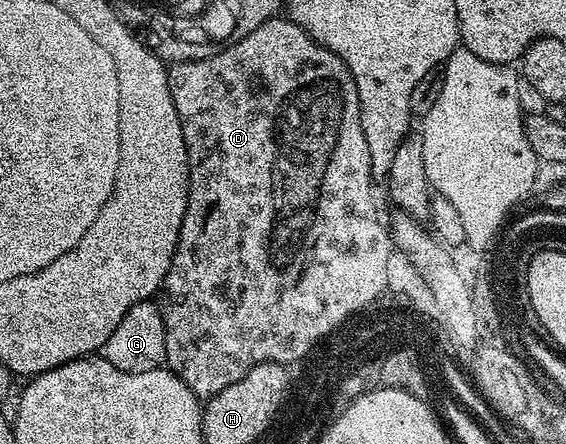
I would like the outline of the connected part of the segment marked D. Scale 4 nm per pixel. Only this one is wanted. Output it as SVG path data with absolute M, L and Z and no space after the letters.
M275 16L266 20L245 39L235 39L231 44L217 49L216 54L209 58L171 63L168 66L168 83L170 84L170 96L174 100L174 108L178 108L178 120L182 124L182 132L186 140L188 203L186 204L186 216L182 220L182 228L174 252L174 260L170 264L158 291L158 305L162 316L162 324L165 325L164 361L167 369L179 376L182 384L186 384L186 388L190 388L190 392L194 392L197 398L201 400L207 400L218 392L222 392L222 388L234 384L234 380L242 380L242 376L246 372L250 372L250 368L254 368L259 362L284 364L288 363L286 360L296 362L299 358L306 357L308 353L309 357L316 346L312 338L320 338L320 334L324 334L324 330L328 330L328 326L336 326L336 322L340 322L340 318L344 318L344 314L348 314L348 310L356 310L356 306L360 306L360 302L368 302L368 298L372 298L372 294L376 294L376 290L380 290L380 282L384 282L384 264L378 264L380 260L376 260L376 262L370 260L370 250L372 250L370 248L370 222L374 224L374 218L381 218L382 216L374 216L374 211L378 209L378 203L376 203L375 196L372 195L374 179L372 177L372 165L370 164L370 148L366 148L366 132L362 132L360 101L358 100L358 88L354 84L354 76L348 71L348 65L337 54L330 52L324 46L319 46L302 27L294 24L287 17Z

